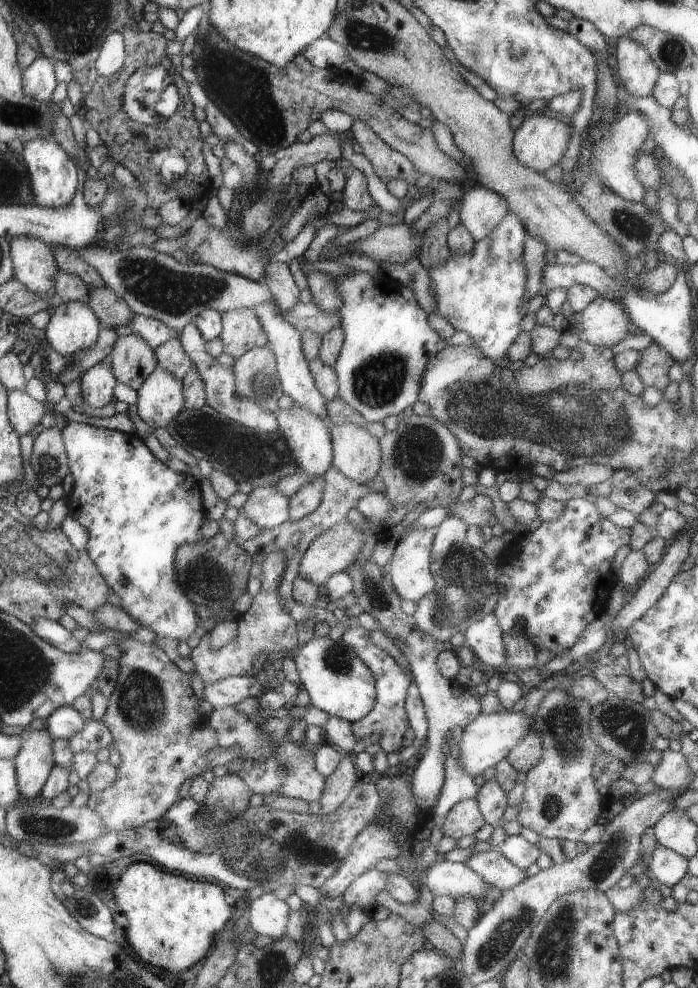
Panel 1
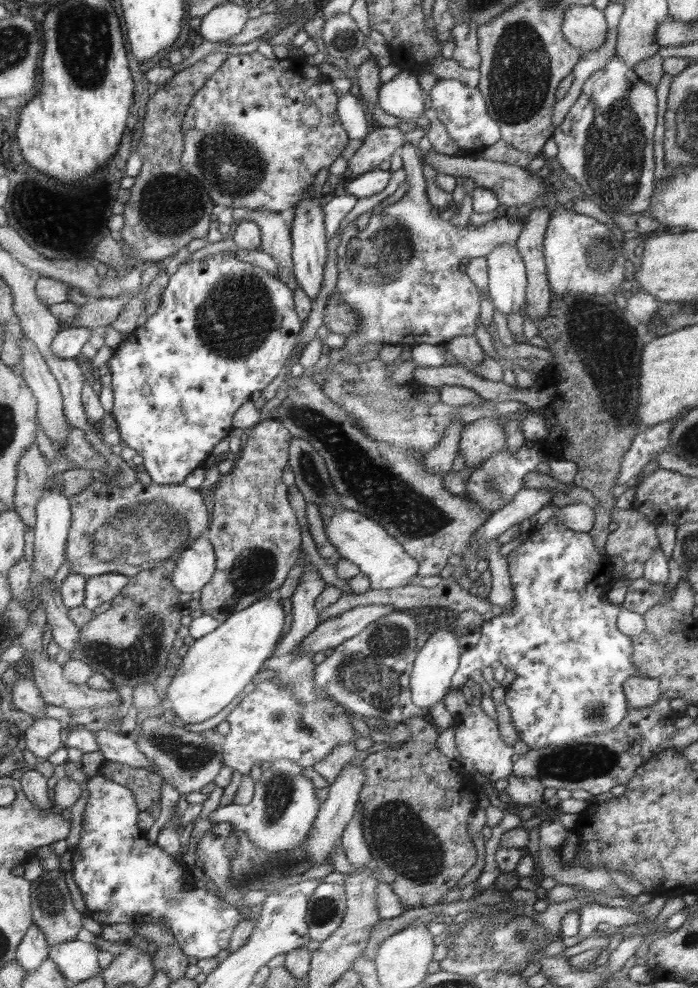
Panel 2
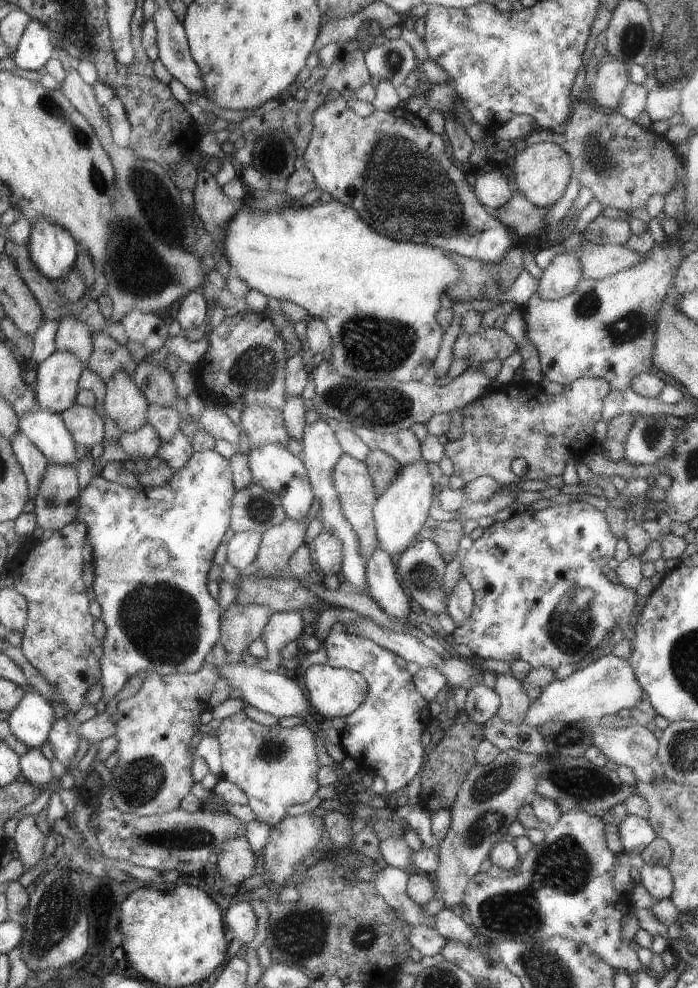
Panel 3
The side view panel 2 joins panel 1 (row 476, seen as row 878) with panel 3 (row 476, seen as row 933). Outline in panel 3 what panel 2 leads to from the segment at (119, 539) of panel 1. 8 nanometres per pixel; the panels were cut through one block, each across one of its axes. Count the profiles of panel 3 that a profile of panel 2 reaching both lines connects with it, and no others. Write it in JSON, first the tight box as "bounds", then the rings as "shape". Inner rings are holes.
{"bounds":[77,450,236,703],"shape":[[[204,450],[193,452],[190,460],[186,462],[184,468],[174,472],[172,478],[160,487],[136,488],[122,486],[115,482],[107,481],[102,477],[94,477],[88,486],[79,495],[79,508],[77,512],[78,521],[82,521],[89,526],[89,542],[92,546],[92,560],[89,564],[90,575],[92,576],[91,588],[96,593],[97,610],[100,613],[102,622],[106,626],[106,634],[103,647],[105,647],[105,656],[101,658],[101,680],[102,690],[104,690],[104,702],[107,703],[117,696],[118,692],[124,688],[126,682],[141,671],[147,673],[161,674],[190,674],[198,672],[205,664],[206,654],[212,650],[220,636],[220,612],[218,612],[218,602],[208,594],[206,582],[208,582],[208,571],[212,566],[212,556],[216,552],[216,546],[224,540],[224,534],[228,530],[228,524],[232,524],[232,500],[236,496],[233,481],[233,465],[228,458],[222,457],[214,450]]]}

